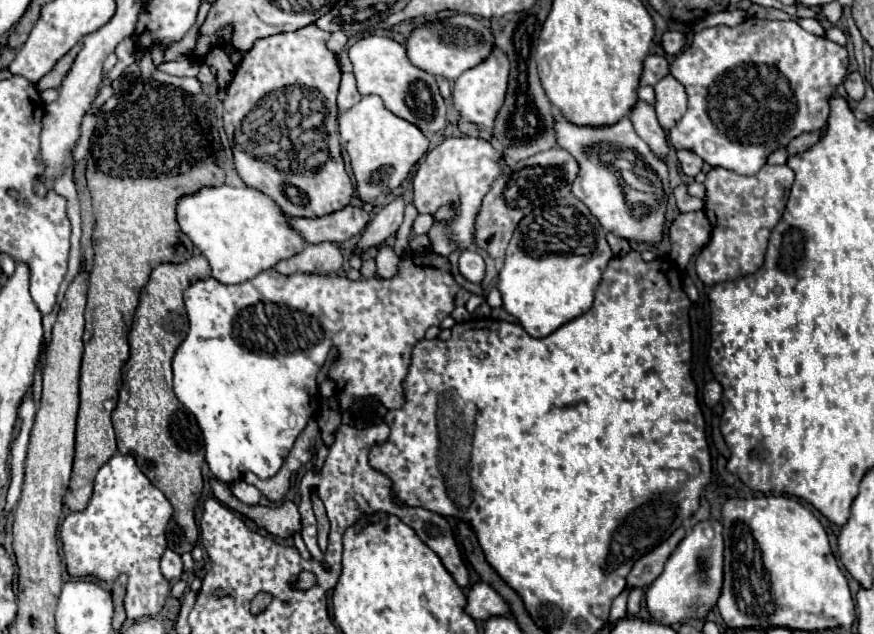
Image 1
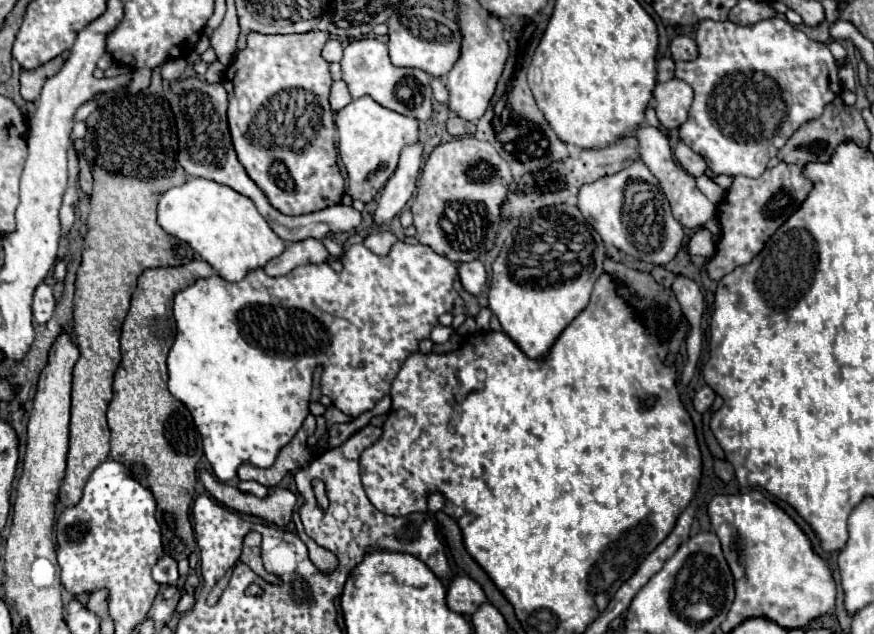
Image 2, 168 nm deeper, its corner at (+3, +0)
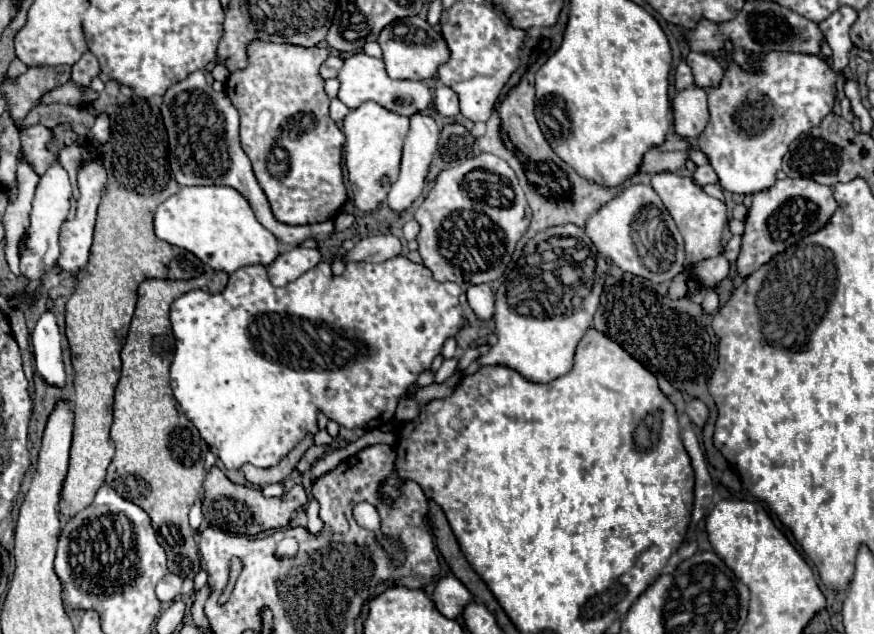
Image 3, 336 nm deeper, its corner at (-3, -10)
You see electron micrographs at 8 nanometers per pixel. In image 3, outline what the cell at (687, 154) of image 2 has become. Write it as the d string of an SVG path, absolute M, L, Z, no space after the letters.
M705 164L705 166L697 166L695 174L693 174L693 180L699 184L699 186L705 186L705 184L717 184L717 174L713 170L711 164Z

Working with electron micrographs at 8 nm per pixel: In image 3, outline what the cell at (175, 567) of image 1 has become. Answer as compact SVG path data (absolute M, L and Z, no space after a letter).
M167 574L159 584L157 584L157 598L161 602L173 602L181 594L181 578L175 574Z

